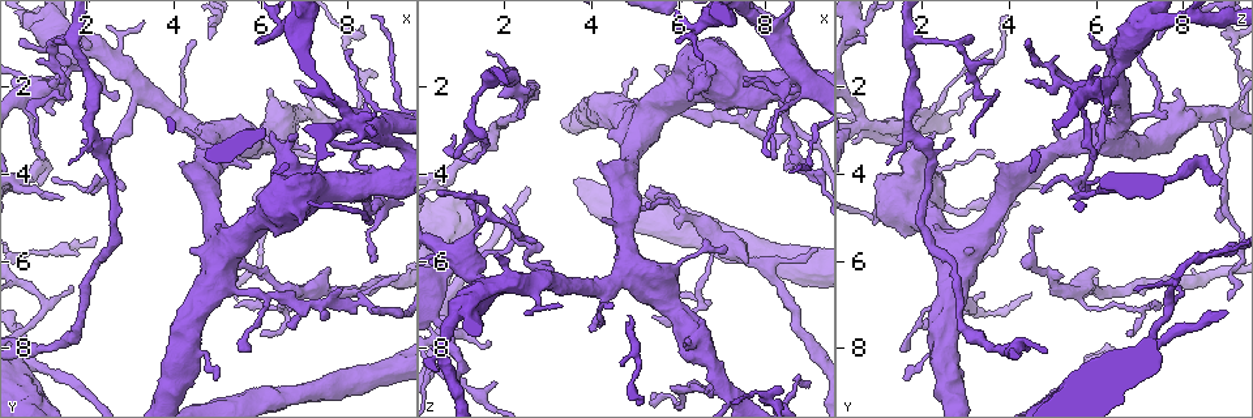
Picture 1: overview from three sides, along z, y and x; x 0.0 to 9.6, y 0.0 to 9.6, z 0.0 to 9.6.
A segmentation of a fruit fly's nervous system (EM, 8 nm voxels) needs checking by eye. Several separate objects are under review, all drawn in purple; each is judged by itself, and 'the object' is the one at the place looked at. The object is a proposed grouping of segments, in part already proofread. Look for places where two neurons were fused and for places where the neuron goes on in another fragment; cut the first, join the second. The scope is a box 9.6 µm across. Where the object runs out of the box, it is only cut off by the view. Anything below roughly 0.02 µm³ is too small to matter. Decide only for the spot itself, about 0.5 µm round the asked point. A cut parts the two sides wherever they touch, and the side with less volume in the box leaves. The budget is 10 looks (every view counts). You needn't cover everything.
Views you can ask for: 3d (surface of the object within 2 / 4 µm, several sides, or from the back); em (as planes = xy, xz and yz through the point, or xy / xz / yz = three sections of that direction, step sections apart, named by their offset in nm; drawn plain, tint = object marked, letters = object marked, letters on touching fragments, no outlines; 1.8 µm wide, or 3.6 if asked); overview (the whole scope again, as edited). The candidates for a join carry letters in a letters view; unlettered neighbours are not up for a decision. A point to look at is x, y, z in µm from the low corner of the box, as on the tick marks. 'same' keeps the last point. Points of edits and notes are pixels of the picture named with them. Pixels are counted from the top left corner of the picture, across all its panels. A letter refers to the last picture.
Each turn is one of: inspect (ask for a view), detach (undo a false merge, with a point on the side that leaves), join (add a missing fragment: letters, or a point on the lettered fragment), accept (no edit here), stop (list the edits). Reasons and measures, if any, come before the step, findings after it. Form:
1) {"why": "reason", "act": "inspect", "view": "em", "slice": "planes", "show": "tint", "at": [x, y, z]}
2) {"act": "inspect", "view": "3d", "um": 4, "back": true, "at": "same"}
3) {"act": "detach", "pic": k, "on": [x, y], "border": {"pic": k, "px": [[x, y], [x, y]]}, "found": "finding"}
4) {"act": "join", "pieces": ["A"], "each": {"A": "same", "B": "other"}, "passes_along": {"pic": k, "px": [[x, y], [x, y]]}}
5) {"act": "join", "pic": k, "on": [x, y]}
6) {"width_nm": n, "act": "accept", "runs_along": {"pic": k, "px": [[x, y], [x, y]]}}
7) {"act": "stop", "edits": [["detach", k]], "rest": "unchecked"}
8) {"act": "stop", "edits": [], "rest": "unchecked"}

{"why": "branch stops here", "act": "inspect", "view": "em", "slice": "planes", "show": "letters", "at": [0.90, 4.30, 8.75]}

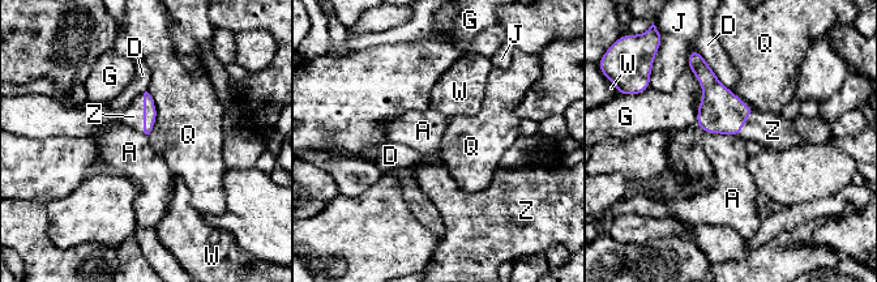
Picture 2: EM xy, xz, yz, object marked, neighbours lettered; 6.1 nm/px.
{"act": "join", "pieces": ["Z"], "each": {"A": "other", "D": "other", "G": "other", "J": "other", "Q": "other", "W": "other", "Z": "same"}, "found": "it goes on there"}

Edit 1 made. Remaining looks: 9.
{"why": "calibre changes", "act": "inspect", "view": "3d", "um": 4, "at": [0.60, 8.40, 6.75]}

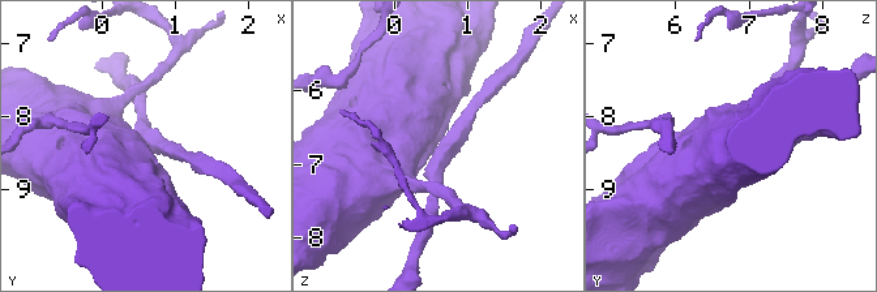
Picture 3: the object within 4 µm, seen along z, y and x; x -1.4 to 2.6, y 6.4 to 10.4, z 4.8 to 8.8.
{"why": "now the EM", "act": "inspect", "view": "em", "um": 3.6, "slice": "planes", "show": "letters", "at": [0.60, 8.35, 6.80]}

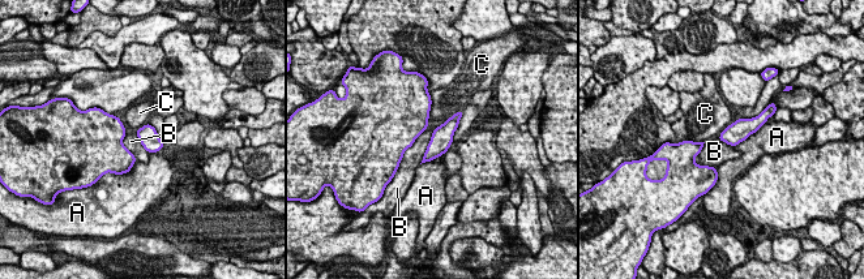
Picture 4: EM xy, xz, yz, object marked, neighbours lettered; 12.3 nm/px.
{"act": "accept", "each": {"A": "other", "B": "other", "C": "other"}, "border": {"pic": 4, "px": [[428, 127], [405, 151], [397, 167]]}, "found": "one neuron here"}

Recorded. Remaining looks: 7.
{"why": "thin neck", "act": "inspect", "view": "em", "slice": "yz", "step": 8, "show": "letters", "at": [9.00, 3.00, 1.80]}

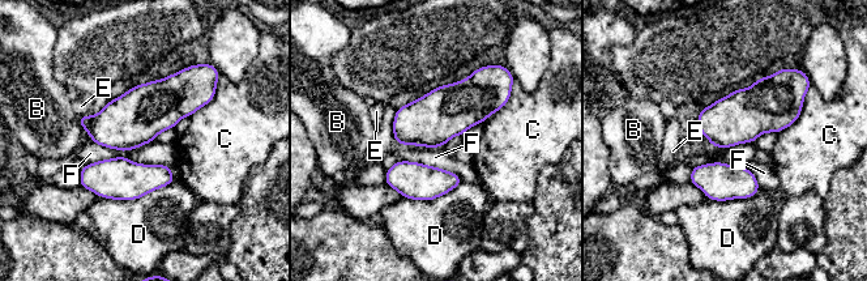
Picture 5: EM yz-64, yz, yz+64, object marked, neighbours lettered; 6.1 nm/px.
{"act": "inspect", "view": "em", "slice": "planes", "show": "letters", "at": "same"}

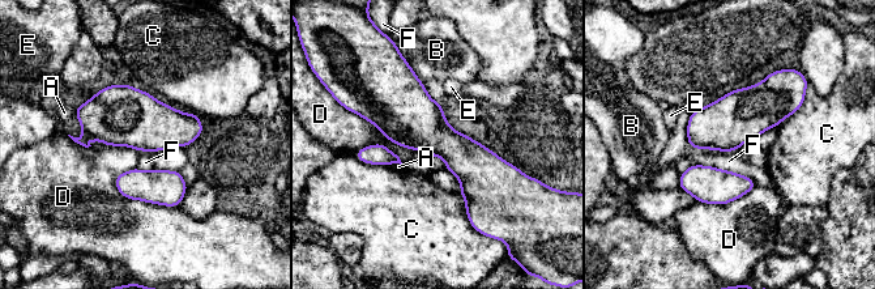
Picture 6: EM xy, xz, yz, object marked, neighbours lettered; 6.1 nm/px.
{"longest_contact_nm": ["D", 440], "act": "detach", "pic": 6, "on": [119, 115], "each": {"A": "other", "B": "other", "C": "other", "D": "other", "E": "other", "F": "other"}, "found": "a second neuron is stuck on"}

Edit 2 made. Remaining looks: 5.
{"why": "abrupt turn", "act": "inspect", "view": "em", "slice": "planes", "show": "tint", "at": [8.00, 0.80, 9.10]}

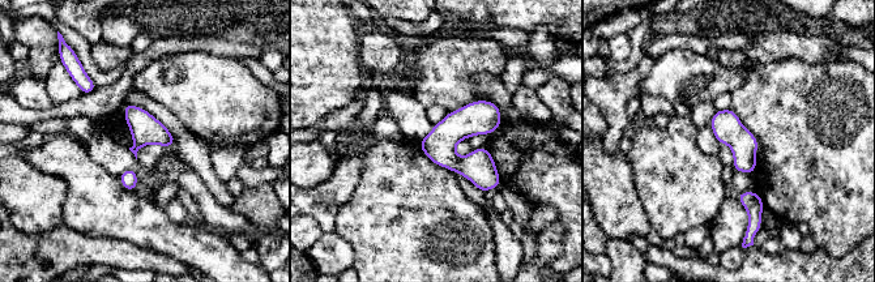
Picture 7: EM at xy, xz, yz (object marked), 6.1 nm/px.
{"why": "see the neighbours", "act": "inspect", "view": "em", "slice": "planes", "show": "letters", "at": "same"}

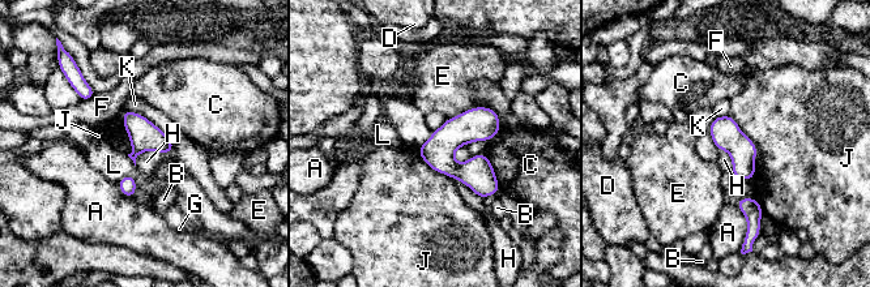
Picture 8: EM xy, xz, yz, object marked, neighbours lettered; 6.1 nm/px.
{"act": "accept", "each": {"A": "other", "B": "other", "C": "other", "D": "other", "E": "other", "F": "other", "G": "other", "H": "other", "J": "other", "K": "other", "L": "other"}, "border": {"pic": 8, "px": [[162, 154], [141, 151], [135, 165]]}, "found": "all the same neuron"}

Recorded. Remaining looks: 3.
{"act": "stop", "edits": [["join", 2], ["detach", 6]], "rest": "unchecked"}

